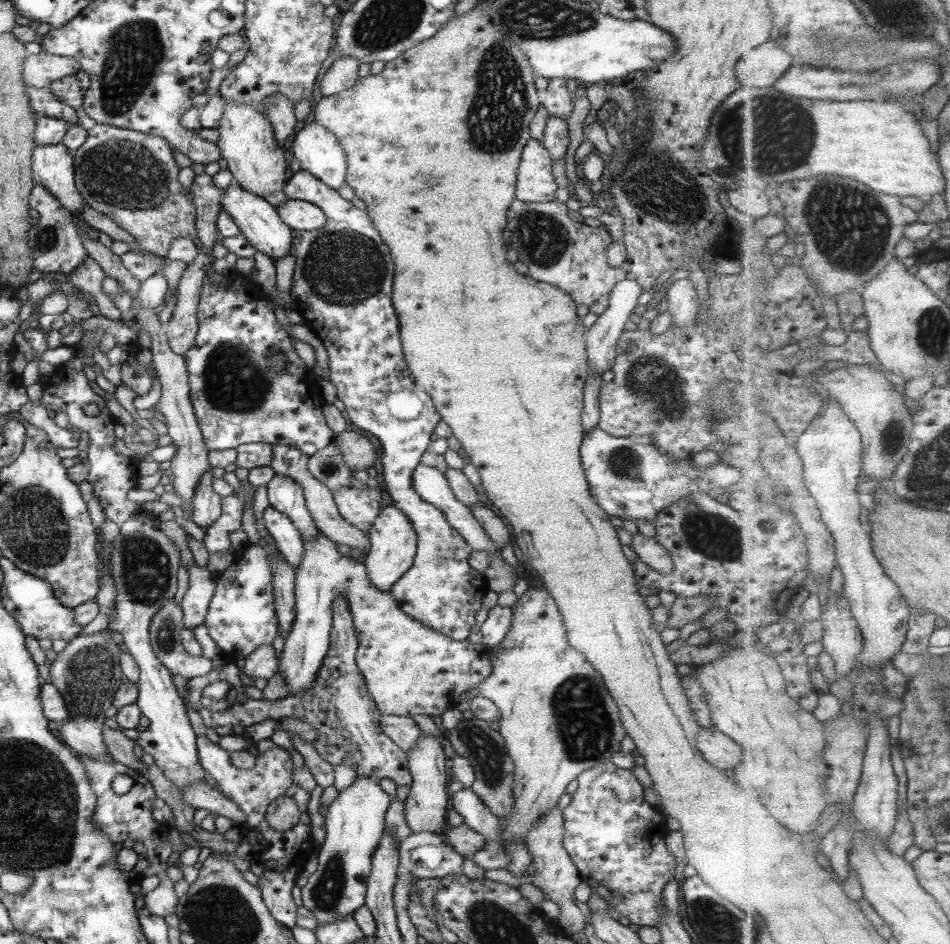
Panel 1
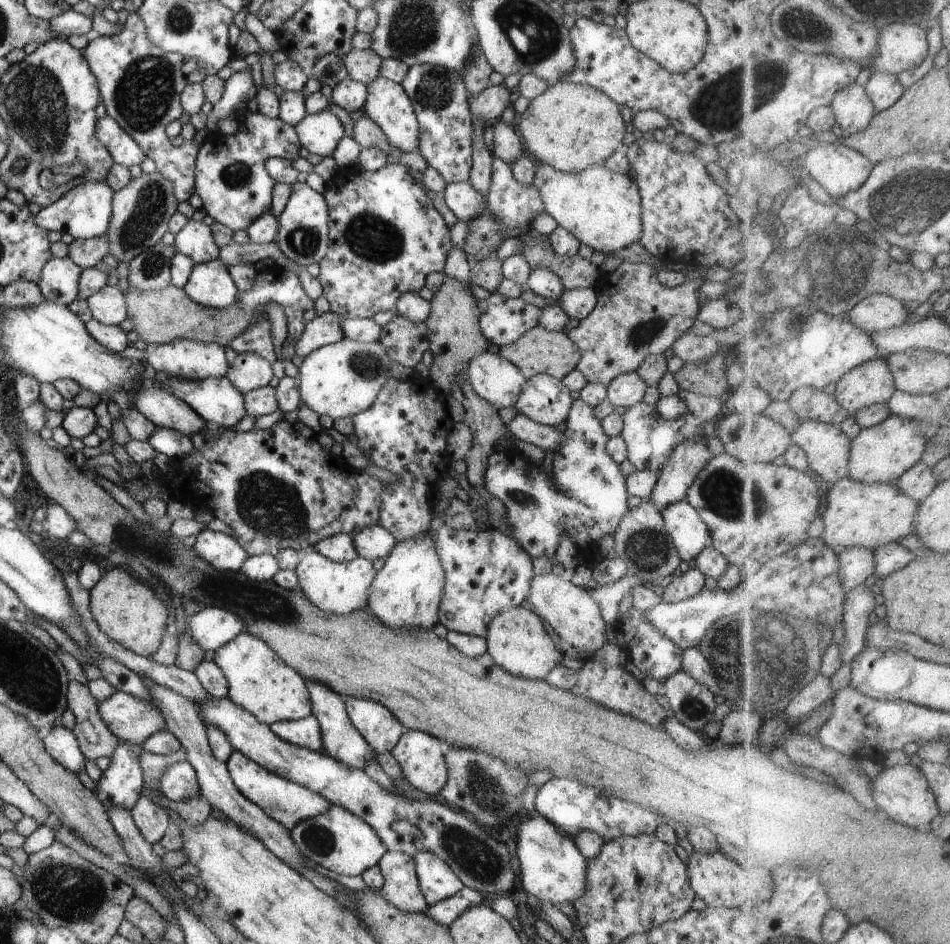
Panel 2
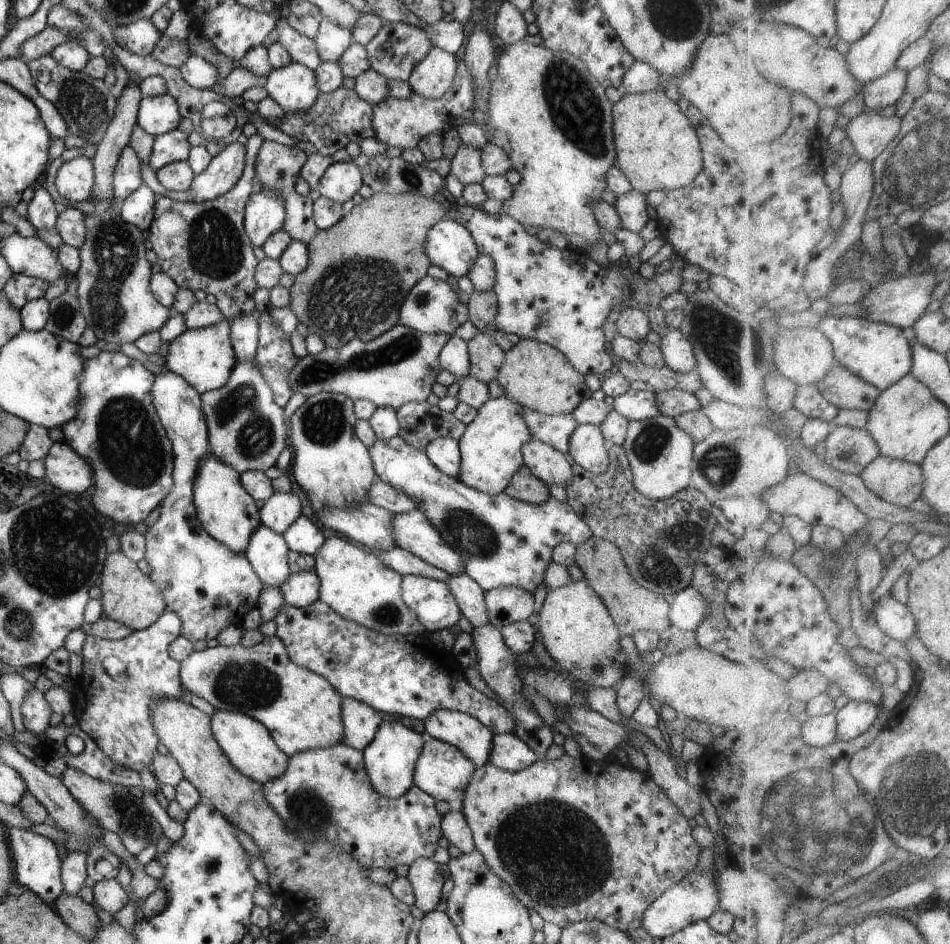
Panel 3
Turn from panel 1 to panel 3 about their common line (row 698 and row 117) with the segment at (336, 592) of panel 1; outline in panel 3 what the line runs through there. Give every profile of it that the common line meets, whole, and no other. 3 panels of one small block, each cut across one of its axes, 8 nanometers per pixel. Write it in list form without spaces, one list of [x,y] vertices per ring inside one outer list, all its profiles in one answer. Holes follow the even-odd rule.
[[[460,60],[458,62],[457,74],[452,81],[452,86],[439,99],[427,99],[414,92],[410,98],[395,99],[388,97],[380,104],[373,106],[373,129],[374,138],[388,146],[396,146],[402,150],[416,148],[418,142],[431,132],[440,130],[448,121],[456,125],[464,117],[466,110],[471,110],[475,103],[475,79],[471,71]]]

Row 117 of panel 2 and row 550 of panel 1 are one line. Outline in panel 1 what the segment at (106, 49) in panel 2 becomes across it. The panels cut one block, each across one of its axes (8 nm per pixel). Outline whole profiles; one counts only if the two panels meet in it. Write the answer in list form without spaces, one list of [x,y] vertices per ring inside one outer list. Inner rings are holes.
[[[142,510],[122,524],[120,533],[112,540],[109,566],[112,581],[116,586],[116,603],[114,619],[109,622],[109,629],[134,657],[140,672],[135,703],[141,714],[150,720],[150,725],[139,733],[135,741],[153,756],[154,764],[178,785],[178,791],[184,796],[184,787],[199,780],[204,782],[203,776],[206,773],[198,758],[197,735],[186,715],[183,697],[172,681],[173,674],[158,660],[150,643],[149,629],[152,618],[166,602],[174,598],[181,562],[178,546],[157,528],[156,520],[152,513]]]

